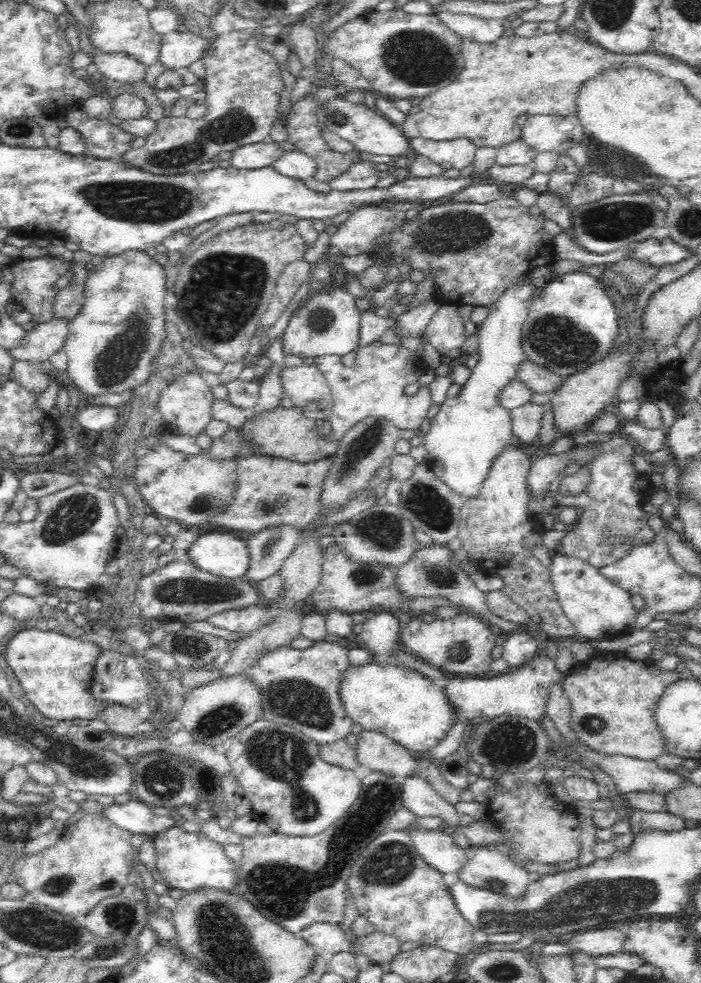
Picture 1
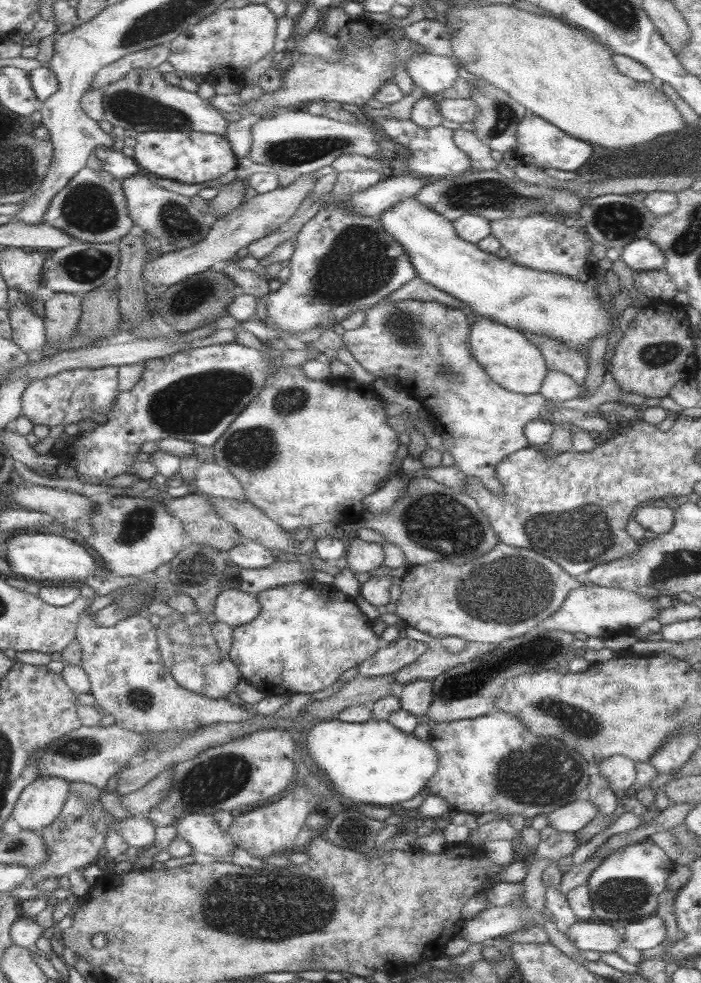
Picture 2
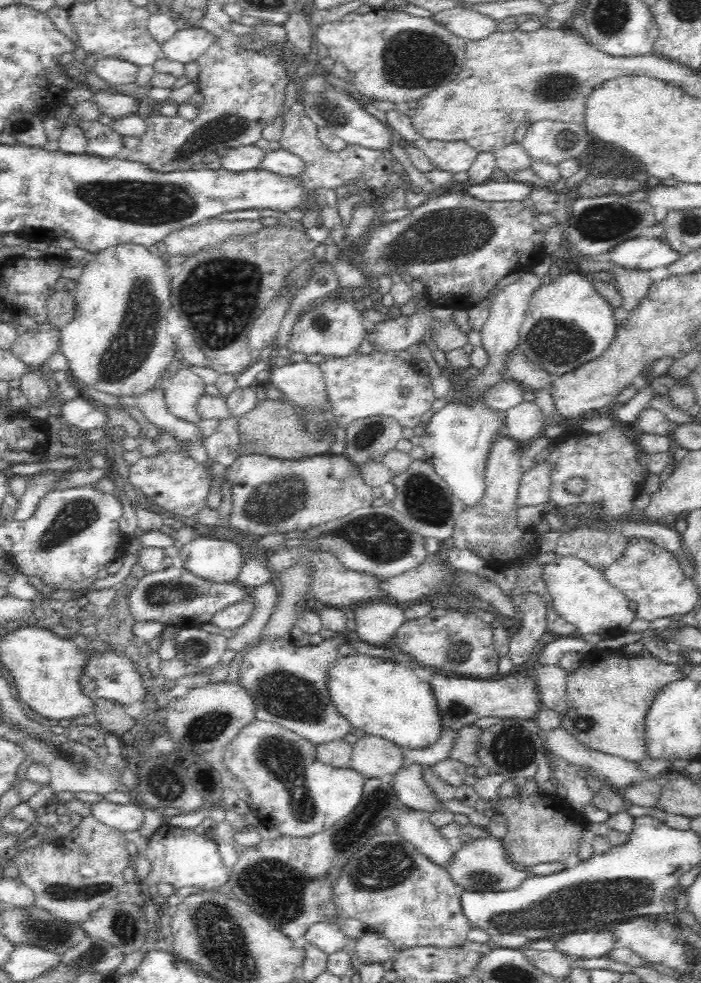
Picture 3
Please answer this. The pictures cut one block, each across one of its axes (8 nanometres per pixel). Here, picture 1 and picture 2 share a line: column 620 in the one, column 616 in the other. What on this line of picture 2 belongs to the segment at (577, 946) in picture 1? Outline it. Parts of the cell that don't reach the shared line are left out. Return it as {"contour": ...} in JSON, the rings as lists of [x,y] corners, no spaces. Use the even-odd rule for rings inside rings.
{"contour":[[[575,922],[567,928],[565,938],[577,952],[615,952],[623,946],[623,934],[607,922]]]}

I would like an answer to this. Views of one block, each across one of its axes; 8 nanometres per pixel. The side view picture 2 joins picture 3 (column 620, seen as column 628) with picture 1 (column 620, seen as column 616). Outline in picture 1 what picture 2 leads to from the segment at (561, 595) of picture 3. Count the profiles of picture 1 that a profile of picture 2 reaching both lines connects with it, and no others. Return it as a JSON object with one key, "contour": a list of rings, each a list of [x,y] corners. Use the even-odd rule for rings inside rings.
{"contour":[[[554,556],[550,572],[558,604],[562,606],[564,616],[574,624],[578,636],[586,638],[592,644],[598,644],[602,640],[614,640],[618,636],[624,636],[634,628],[638,612],[632,606],[630,592],[604,578],[600,574],[600,568],[594,568],[580,558]]]}

